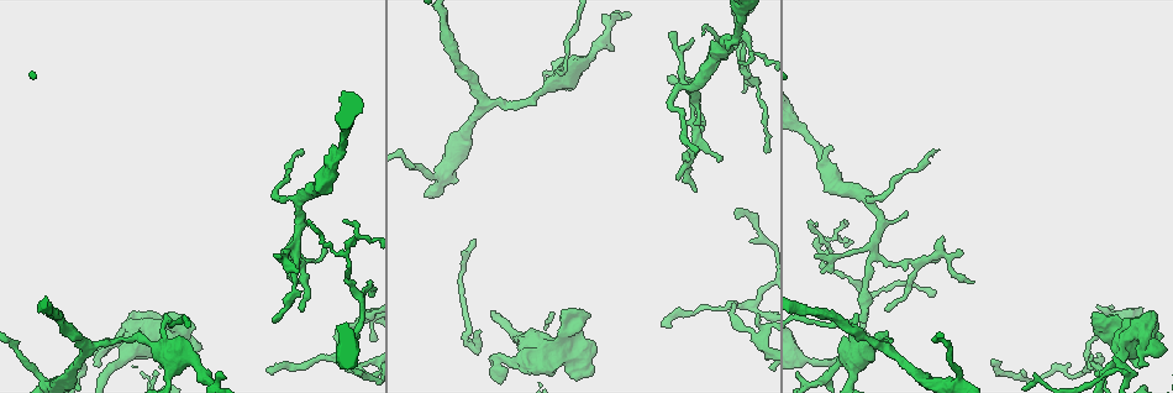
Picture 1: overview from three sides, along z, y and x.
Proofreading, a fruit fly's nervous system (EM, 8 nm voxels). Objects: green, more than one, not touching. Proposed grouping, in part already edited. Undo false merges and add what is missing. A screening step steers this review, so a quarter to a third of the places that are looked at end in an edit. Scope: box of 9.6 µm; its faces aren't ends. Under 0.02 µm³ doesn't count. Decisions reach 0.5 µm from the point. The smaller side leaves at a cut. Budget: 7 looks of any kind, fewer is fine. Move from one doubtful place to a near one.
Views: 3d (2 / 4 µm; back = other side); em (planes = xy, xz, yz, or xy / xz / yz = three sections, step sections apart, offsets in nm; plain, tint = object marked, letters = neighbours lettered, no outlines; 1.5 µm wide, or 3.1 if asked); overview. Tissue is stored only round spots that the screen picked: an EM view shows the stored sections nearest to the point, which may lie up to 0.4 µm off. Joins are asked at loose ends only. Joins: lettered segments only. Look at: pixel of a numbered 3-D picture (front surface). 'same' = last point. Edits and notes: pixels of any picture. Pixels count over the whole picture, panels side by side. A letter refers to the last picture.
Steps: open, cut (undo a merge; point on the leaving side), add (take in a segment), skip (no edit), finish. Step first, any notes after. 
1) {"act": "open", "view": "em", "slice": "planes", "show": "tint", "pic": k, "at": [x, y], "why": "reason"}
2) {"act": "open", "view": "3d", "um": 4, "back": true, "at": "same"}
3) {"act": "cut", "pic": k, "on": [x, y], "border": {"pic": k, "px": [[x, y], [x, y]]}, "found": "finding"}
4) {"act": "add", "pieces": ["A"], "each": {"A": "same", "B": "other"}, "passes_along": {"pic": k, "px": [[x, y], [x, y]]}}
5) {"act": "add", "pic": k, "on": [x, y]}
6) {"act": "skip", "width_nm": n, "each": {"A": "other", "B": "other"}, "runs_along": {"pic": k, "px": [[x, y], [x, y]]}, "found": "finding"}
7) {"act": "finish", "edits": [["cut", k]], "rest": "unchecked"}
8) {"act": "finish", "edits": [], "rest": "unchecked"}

{"act": "open", "view": "em", "slice": "yz", "step": 4, "show": "tint", "pic": 1, "at": [732, 303], "why": "three arms meet"}

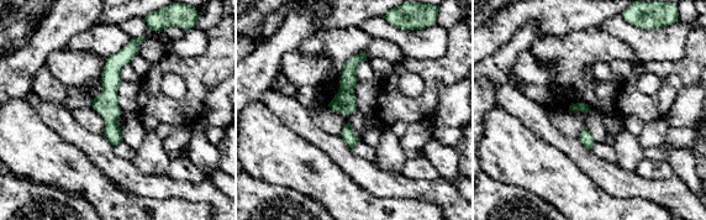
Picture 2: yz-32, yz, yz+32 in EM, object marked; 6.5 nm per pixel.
{"act": "open", "view": "em", "slice": "planes", "show": "letters", "at": "same"}

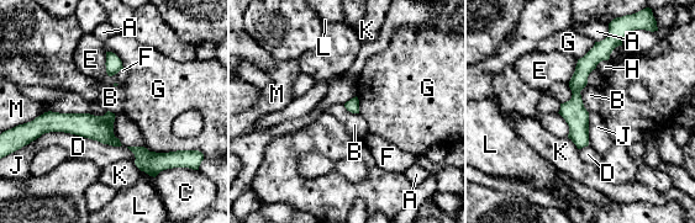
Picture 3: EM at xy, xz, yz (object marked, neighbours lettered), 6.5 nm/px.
{"act": "skip", "each": {"A": "other", "B": "other", "C": "other", "D": "other", "E": "other", "F": "other", "G": "other", "H": "other", "J": "other", "K": "other", "L": "other", "M": "other"}, "border": {"pic": 3, "px": [[185, 149], [158, 153]]}, "found": "all the same cell"}

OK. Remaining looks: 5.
{"act": "open", "view": "3d", "um": 2, "pic": 1, "at": [736, 209], "why": "an open end"}

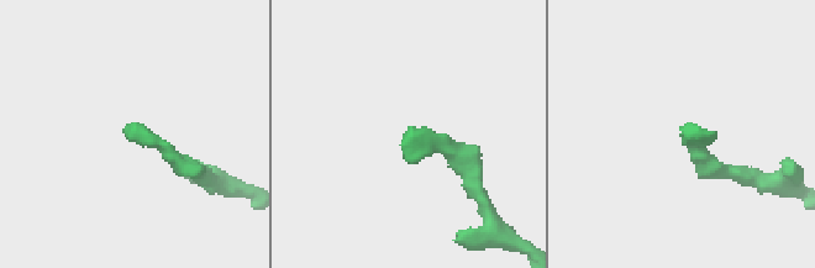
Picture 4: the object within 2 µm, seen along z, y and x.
{"act": "open", "view": "em", "slice": "xy", "step": 4, "show": "letters", "pic": 4, "at": [408, 133], "why": "shape alone is not enough"}

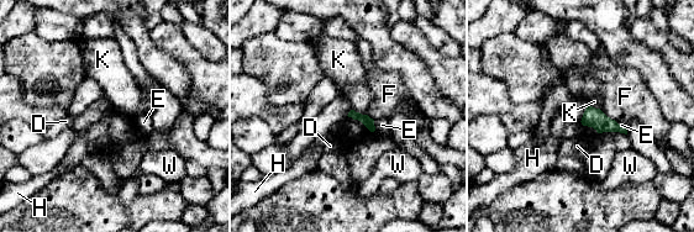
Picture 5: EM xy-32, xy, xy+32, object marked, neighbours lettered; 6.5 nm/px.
{"act": "open", "view": "em", "slice": "planes", "show": "letters", "at": "same"}

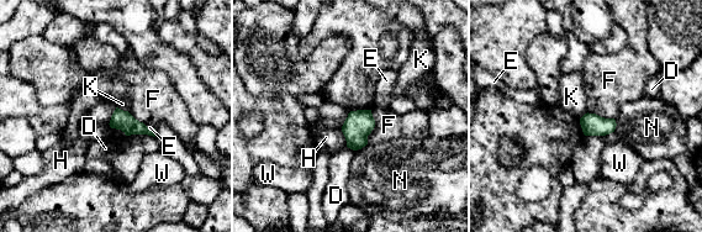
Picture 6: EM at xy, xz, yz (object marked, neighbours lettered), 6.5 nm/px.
{"act": "skip", "each": {"D": "other", "E": "other", "F": "other", "H": "other", "K": "other", "N": "other", "W": "other"}, "border": {"pic": 6, "px": [[117, 106], [128, 112]]}, "found": "no lettered segment goes on from it"}

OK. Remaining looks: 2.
{"act": "open", "view": "em", "slice": "xz", "step": 4, "show": "letters", "pic": 1, "at": [345, 362], "why": "sudden change in width"}

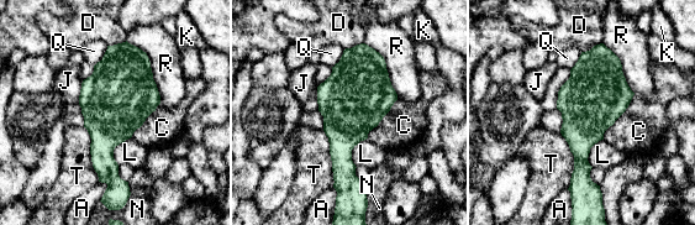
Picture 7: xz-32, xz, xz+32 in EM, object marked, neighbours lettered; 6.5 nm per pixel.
{"act": "skip", "longest_contact_nm": ["R", 480], "each": {"A": "other", "C": "other", "D": "other", "J": "other", "K": "other", "L": "other", "N": "other", "Q": "other", "R": "other", "T": "other"}, "border": {"pic": 7, "px": [[635, 94], [603, 139]]}, "found": "one cell here"}

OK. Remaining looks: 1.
{"act": "finish", "edits": [], "rest": "unchecked"}

